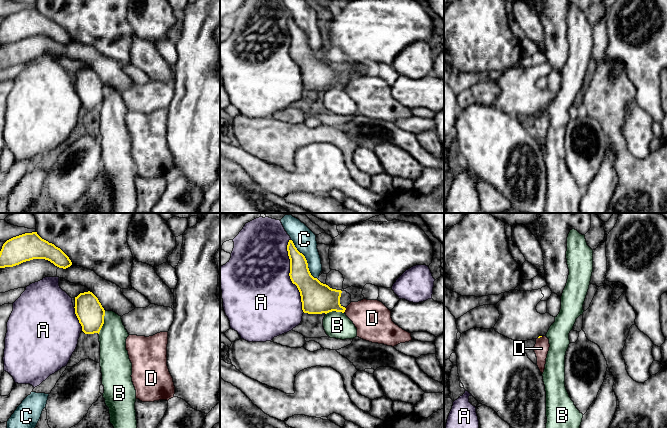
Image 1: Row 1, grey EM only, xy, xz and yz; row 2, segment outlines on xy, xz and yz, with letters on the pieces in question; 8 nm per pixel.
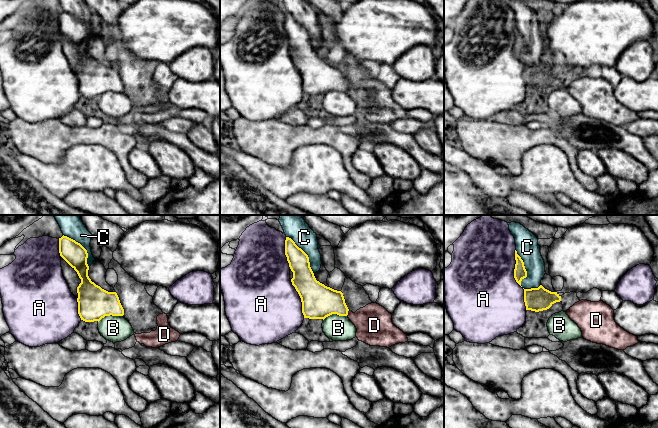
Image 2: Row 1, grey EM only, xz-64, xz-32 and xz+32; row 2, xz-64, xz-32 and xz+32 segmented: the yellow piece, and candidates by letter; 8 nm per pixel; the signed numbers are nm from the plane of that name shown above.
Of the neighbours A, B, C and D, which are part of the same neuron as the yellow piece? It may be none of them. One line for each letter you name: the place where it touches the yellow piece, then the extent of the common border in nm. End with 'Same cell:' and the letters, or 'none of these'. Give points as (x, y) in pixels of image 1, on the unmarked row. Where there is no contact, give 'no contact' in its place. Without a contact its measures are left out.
Same cell: none of these

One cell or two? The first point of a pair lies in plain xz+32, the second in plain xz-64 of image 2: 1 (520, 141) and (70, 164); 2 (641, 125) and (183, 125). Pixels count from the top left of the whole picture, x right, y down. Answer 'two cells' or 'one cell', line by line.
1: two cells
2: one cell

